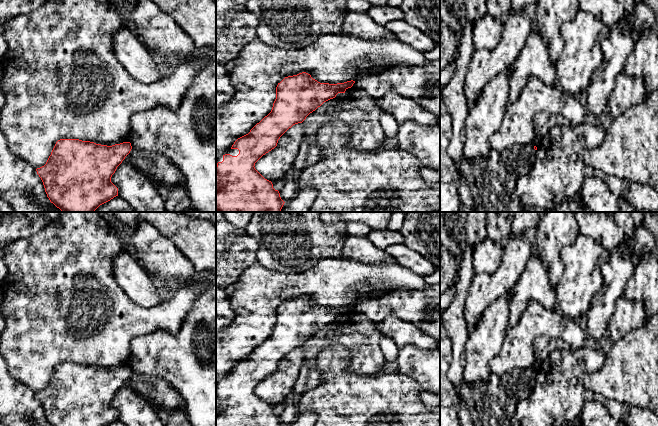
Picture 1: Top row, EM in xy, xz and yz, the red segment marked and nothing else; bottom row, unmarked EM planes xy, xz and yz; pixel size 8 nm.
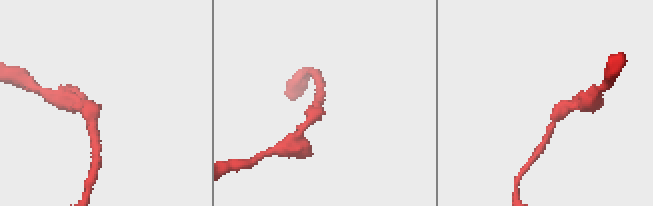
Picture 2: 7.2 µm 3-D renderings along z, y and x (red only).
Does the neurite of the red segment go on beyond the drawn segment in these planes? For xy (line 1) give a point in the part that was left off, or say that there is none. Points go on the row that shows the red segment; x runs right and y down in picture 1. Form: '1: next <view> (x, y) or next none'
1: next none

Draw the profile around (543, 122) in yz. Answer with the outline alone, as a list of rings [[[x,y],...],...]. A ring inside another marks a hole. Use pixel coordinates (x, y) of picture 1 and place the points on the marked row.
[[[539,113],[534,118],[533,145],[537,148],[548,140],[548,134],[554,126],[574,126],[559,114]]]

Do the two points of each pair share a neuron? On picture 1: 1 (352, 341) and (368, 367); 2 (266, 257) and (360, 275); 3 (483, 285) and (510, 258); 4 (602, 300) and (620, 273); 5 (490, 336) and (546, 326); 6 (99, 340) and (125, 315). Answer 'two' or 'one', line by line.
1: one
2: two
3: one
4: one
5: two
6: one

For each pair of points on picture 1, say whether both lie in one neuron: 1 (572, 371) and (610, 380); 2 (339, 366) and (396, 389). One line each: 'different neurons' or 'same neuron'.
1: different neurons
2: same neuron

